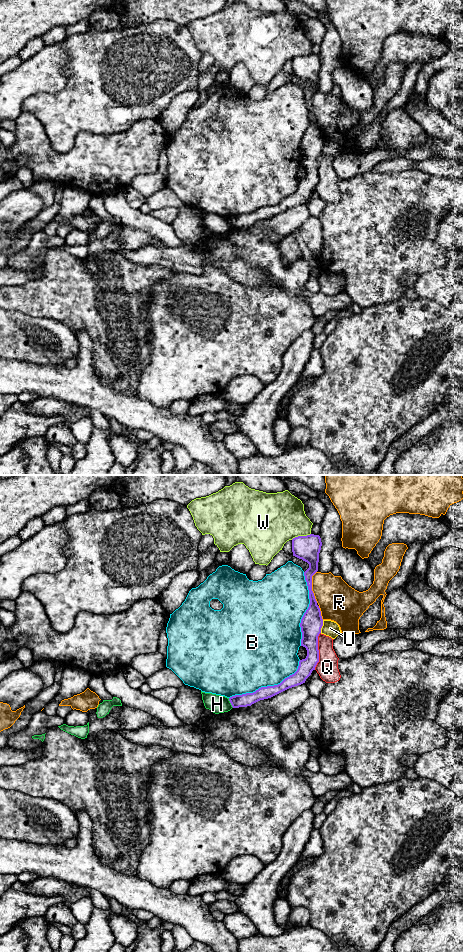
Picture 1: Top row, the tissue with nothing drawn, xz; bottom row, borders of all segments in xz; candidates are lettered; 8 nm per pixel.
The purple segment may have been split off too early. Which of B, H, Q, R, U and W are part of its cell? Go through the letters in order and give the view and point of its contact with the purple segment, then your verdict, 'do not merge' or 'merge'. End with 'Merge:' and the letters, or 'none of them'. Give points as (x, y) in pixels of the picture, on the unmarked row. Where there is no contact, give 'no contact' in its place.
B: xz (267, 206) | do not merge
H: xz (230, 222) | do not merge
Q: xz (318, 171) | do not merge
R: xz (311, 107) | do not merge
U: xz (322, 145) | do not merge
W: xz (300, 56) | do not merge
Merge: none of them

